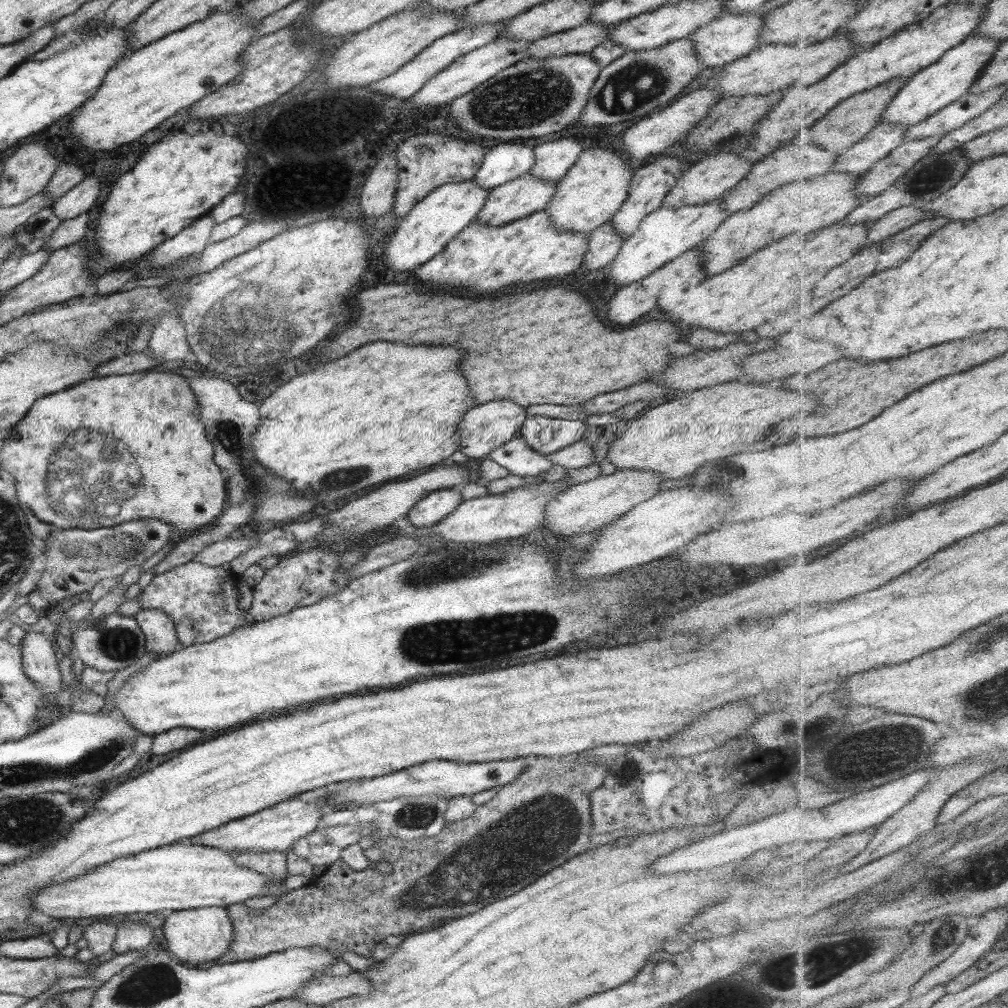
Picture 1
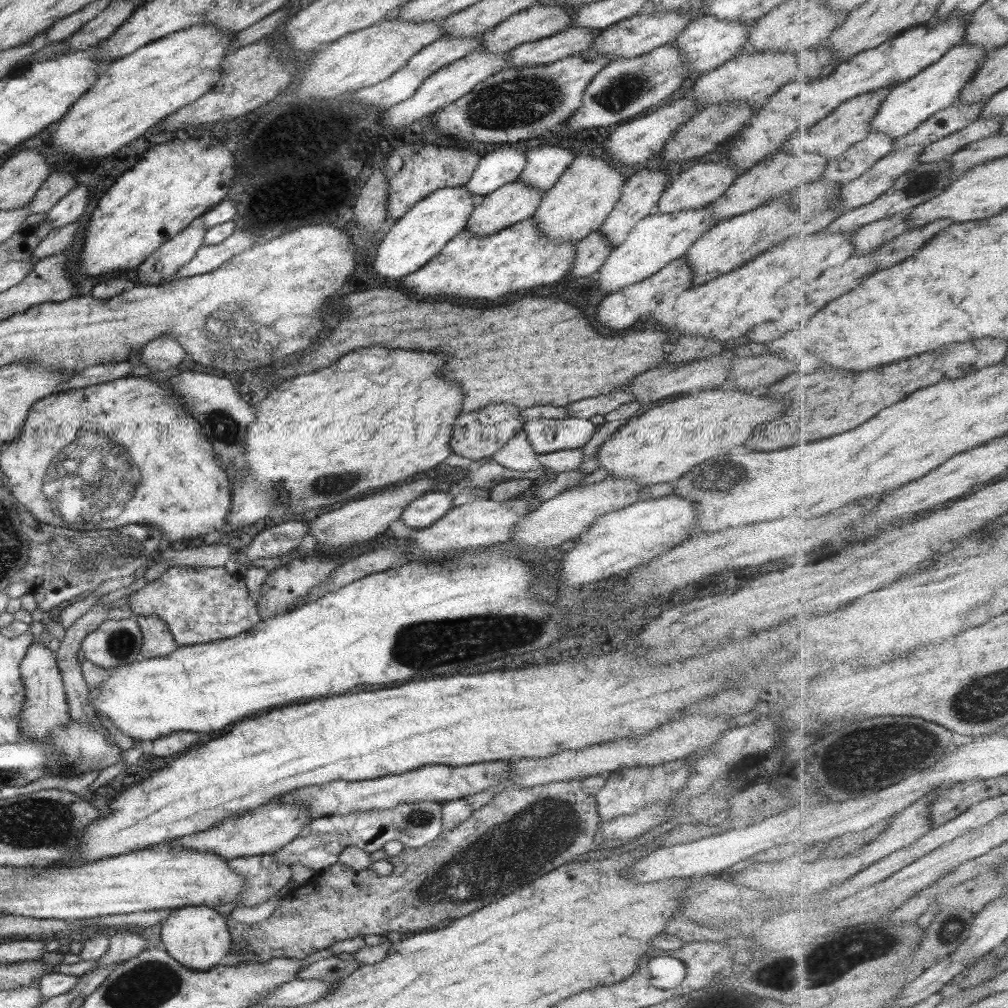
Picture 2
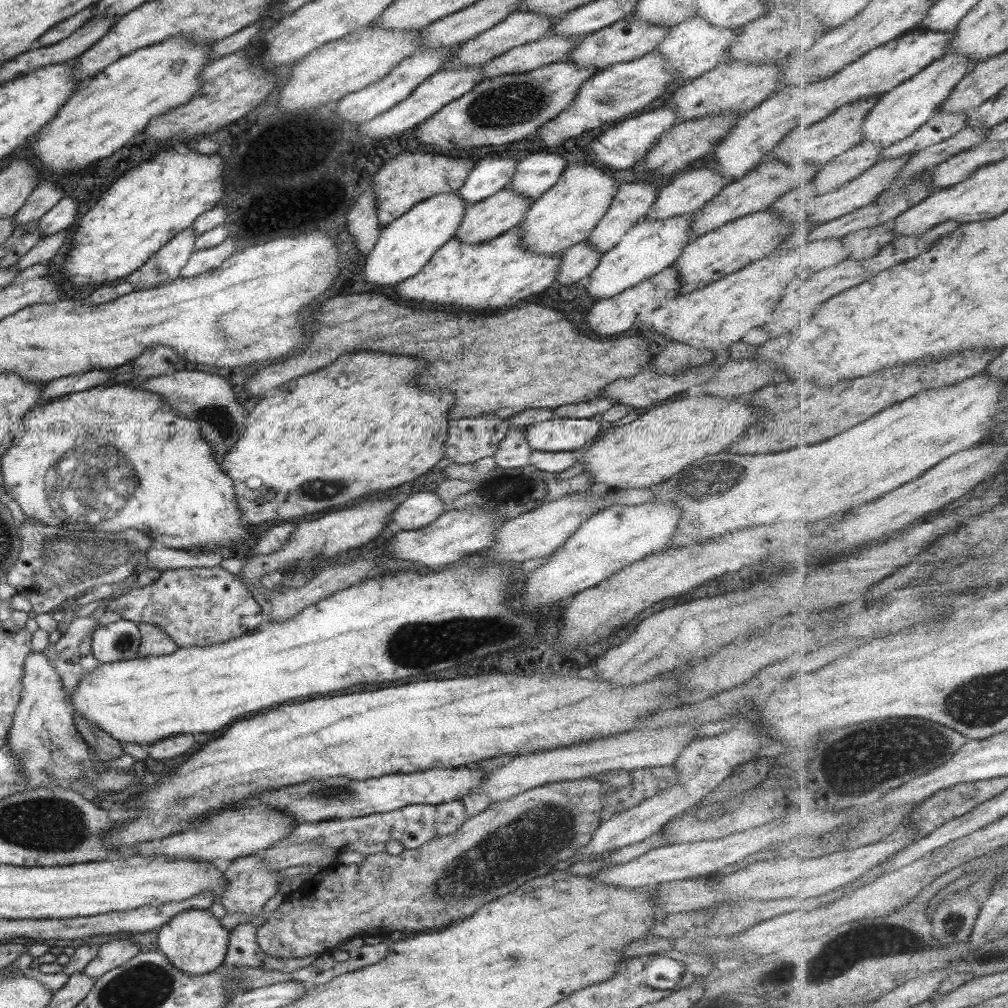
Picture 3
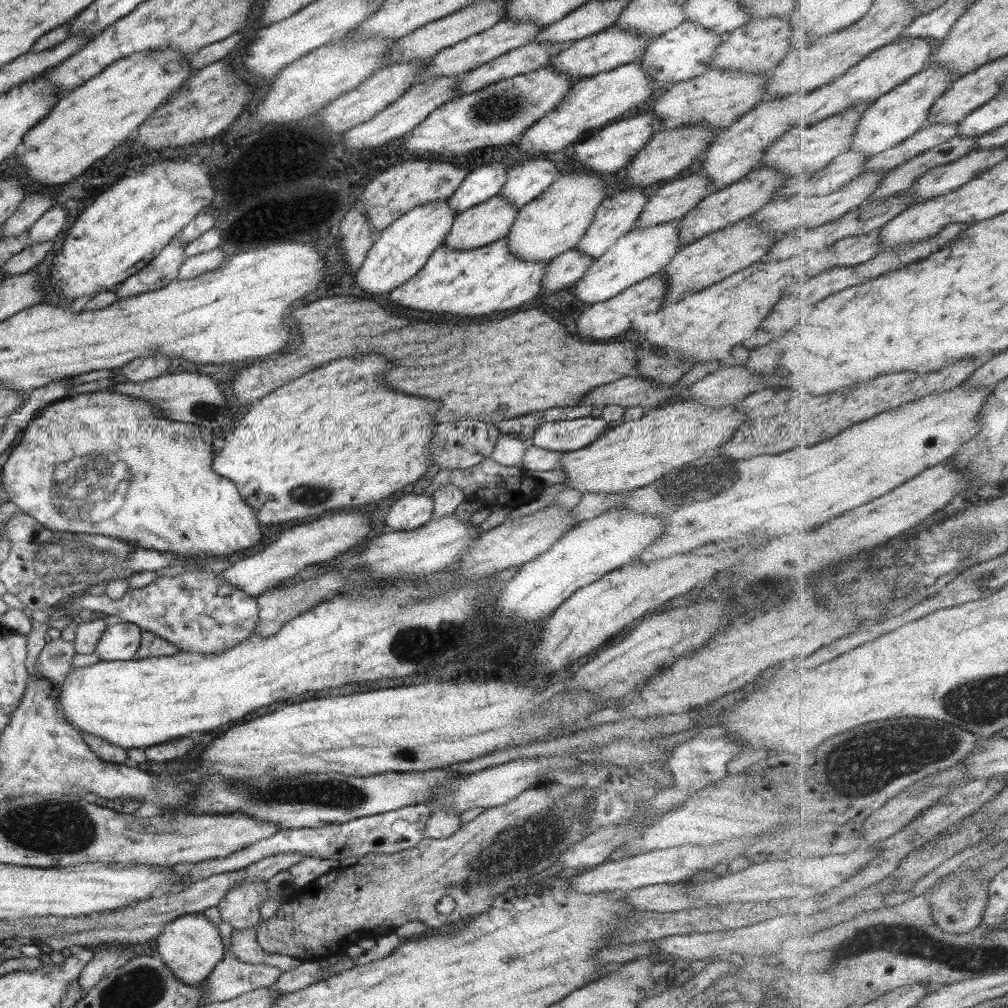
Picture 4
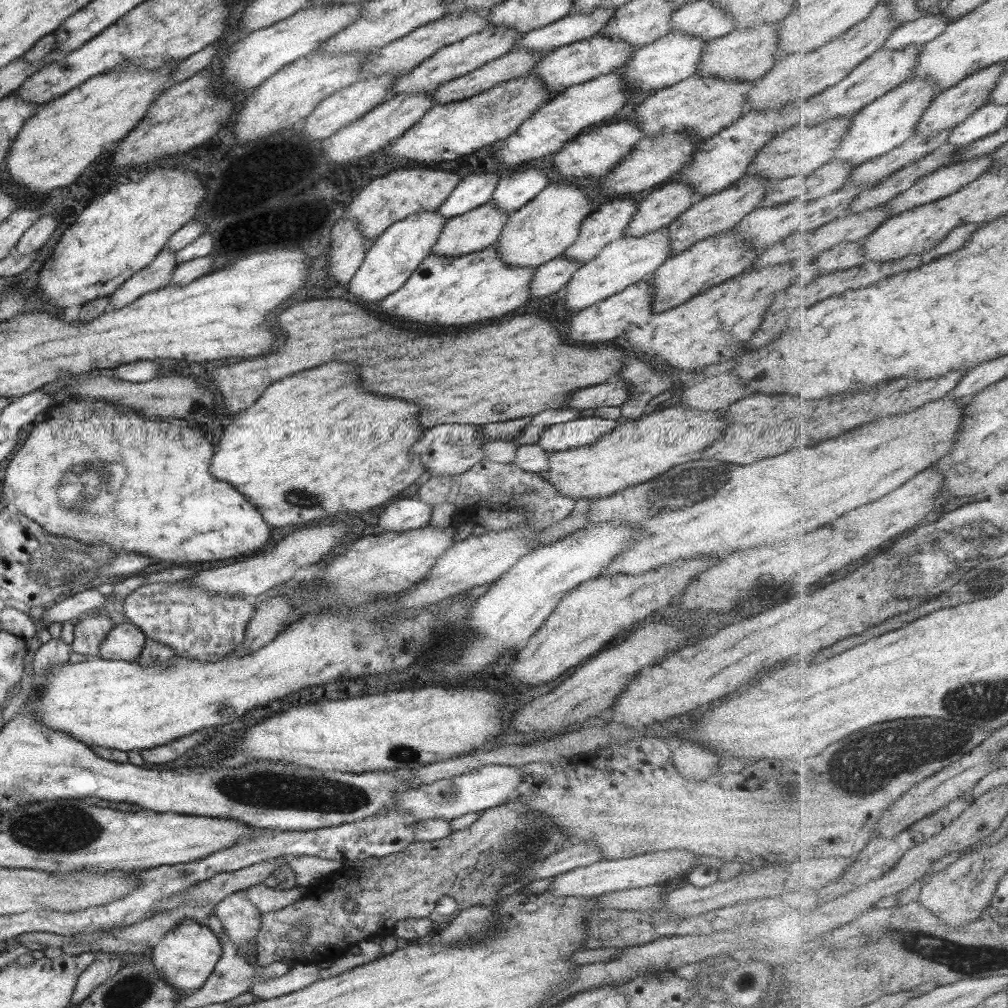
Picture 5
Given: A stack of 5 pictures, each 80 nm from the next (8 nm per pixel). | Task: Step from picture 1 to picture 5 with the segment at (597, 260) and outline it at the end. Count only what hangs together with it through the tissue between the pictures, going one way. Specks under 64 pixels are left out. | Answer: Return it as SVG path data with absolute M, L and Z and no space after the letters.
M561 255L541 264L535 268L528 288L531 296L541 298L549 294L559 295L581 265L580 262L561 258Z

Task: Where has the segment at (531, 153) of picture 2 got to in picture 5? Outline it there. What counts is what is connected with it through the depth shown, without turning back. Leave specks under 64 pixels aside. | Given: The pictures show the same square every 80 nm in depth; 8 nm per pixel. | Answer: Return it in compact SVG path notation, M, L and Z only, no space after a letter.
M528 167L521 170L507 170L500 176L497 187L489 199L497 210L511 215L535 198L548 185L548 175L542 168Z

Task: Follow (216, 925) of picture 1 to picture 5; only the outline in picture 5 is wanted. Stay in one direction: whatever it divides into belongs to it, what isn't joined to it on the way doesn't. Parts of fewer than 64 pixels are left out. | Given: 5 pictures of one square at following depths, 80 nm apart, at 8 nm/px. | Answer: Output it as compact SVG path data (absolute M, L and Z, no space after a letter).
M183 919L153 944L149 962L162 974L165 982L176 990L177 995L187 996L208 979L221 952L218 938L207 925Z

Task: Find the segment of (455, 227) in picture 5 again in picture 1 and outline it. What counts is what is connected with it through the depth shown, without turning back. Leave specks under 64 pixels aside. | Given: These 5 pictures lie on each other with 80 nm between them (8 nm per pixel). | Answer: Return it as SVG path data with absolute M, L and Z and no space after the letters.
M531 173L504 182L499 187L490 190L483 207L475 217L475 222L483 224L487 228L495 228L495 226L503 226L513 220L519 220L535 212L543 211L555 194L555 186L556 183L537 178Z

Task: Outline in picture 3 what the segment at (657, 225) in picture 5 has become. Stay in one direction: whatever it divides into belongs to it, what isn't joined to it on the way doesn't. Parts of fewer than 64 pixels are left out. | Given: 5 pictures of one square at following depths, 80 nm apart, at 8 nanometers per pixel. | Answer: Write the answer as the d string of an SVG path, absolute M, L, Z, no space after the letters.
M699 167L685 171L660 188L644 220L688 216L717 196L726 184L726 180L713 169Z

